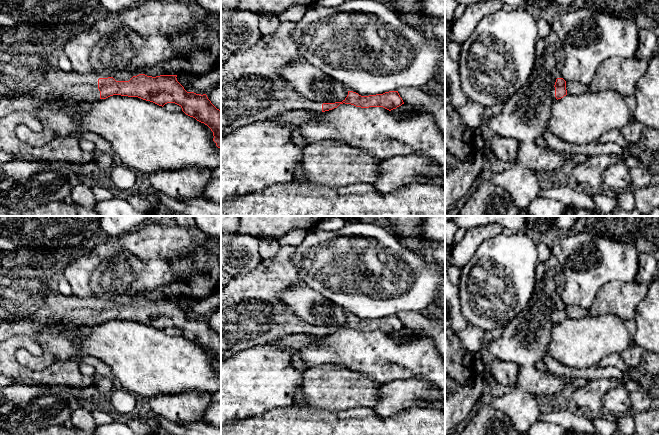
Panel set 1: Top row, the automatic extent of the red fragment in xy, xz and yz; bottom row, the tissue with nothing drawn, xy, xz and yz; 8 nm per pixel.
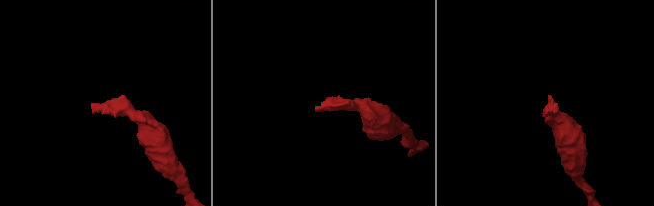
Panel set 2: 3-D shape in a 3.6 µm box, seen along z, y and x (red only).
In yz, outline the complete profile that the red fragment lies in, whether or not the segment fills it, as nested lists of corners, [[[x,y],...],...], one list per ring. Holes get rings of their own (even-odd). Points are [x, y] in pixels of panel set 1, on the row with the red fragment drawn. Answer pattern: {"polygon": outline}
{"polygon": [[[558,76],[555,85],[551,88],[550,94],[554,100],[558,100],[567,95],[566,81],[562,76]]]}

